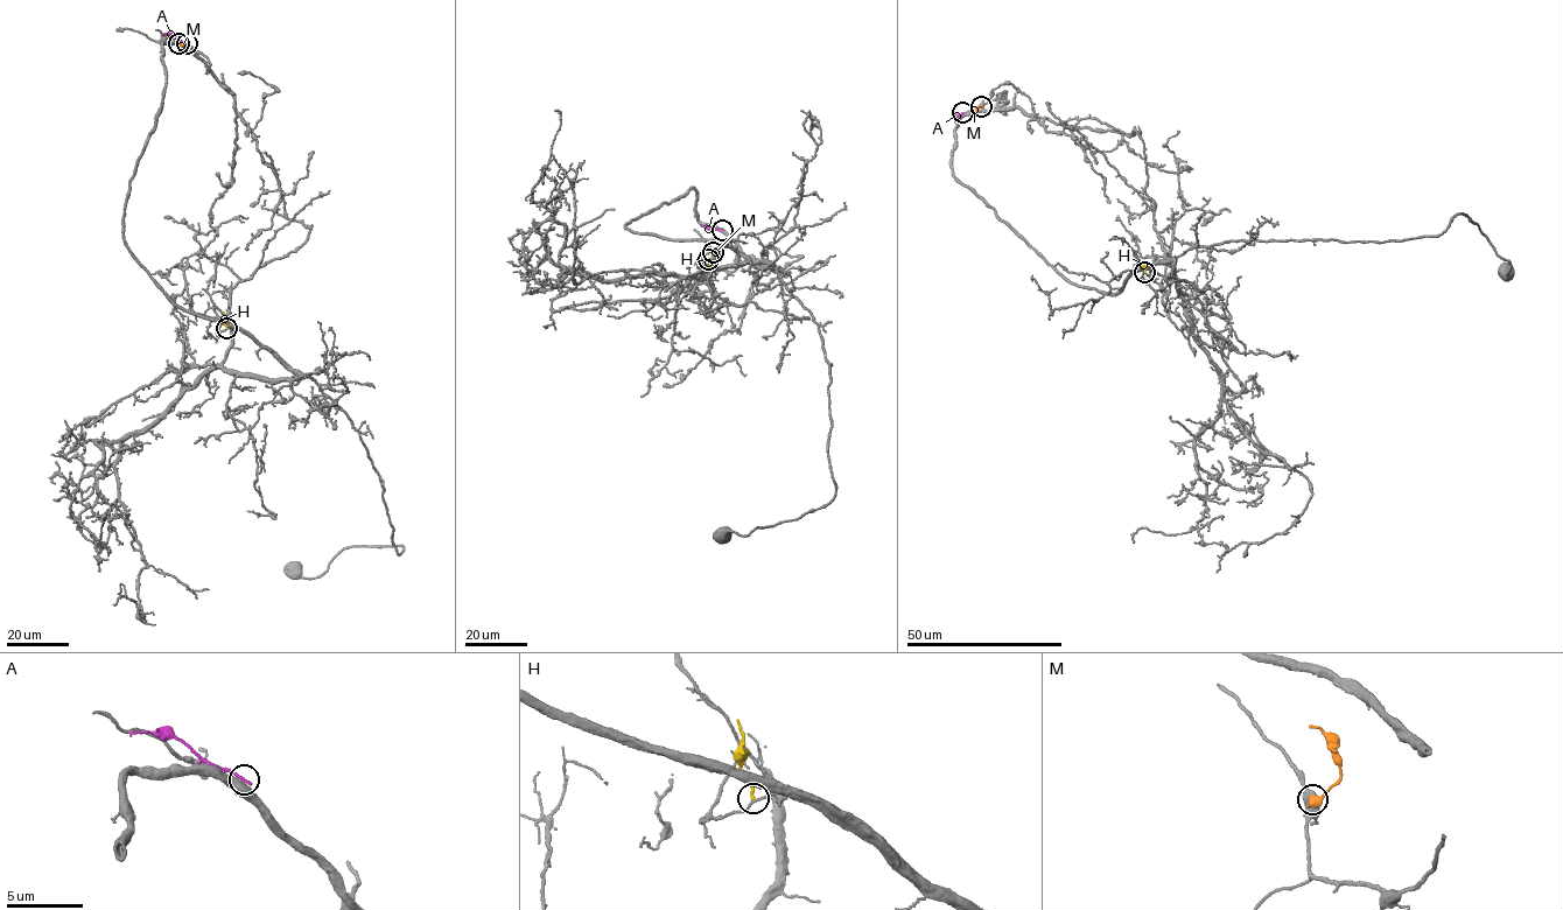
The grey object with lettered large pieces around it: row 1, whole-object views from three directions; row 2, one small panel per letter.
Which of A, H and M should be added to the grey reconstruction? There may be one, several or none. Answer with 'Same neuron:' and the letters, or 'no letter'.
Same neuron: no letter

